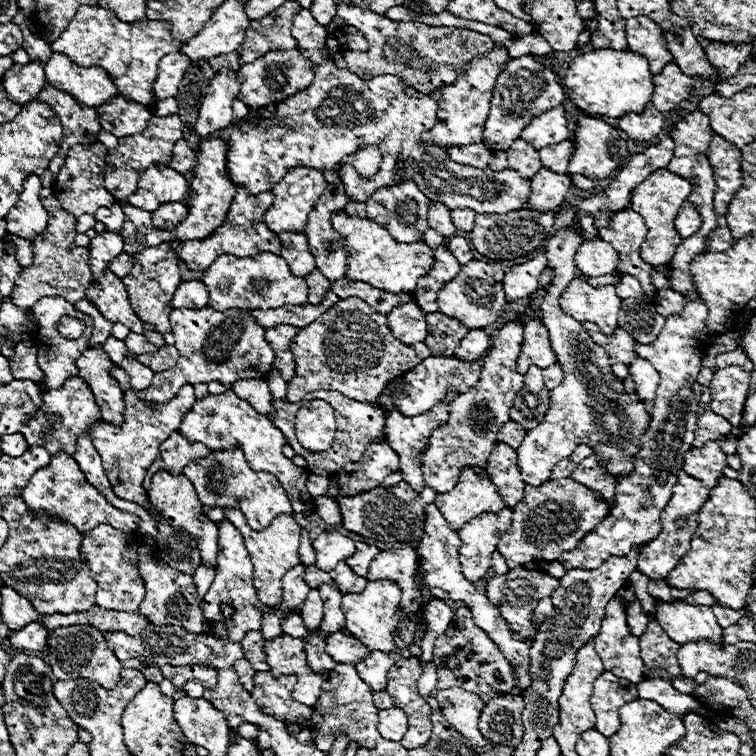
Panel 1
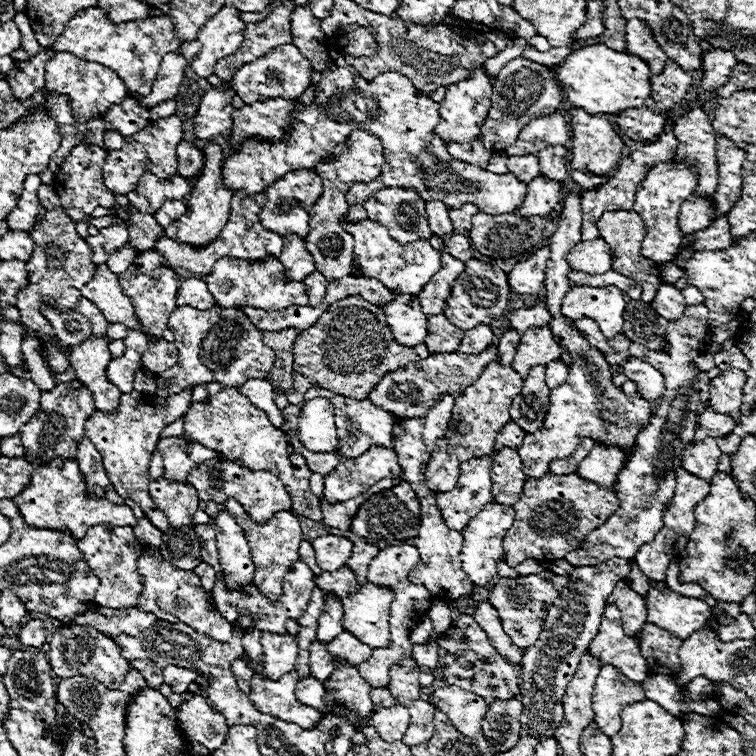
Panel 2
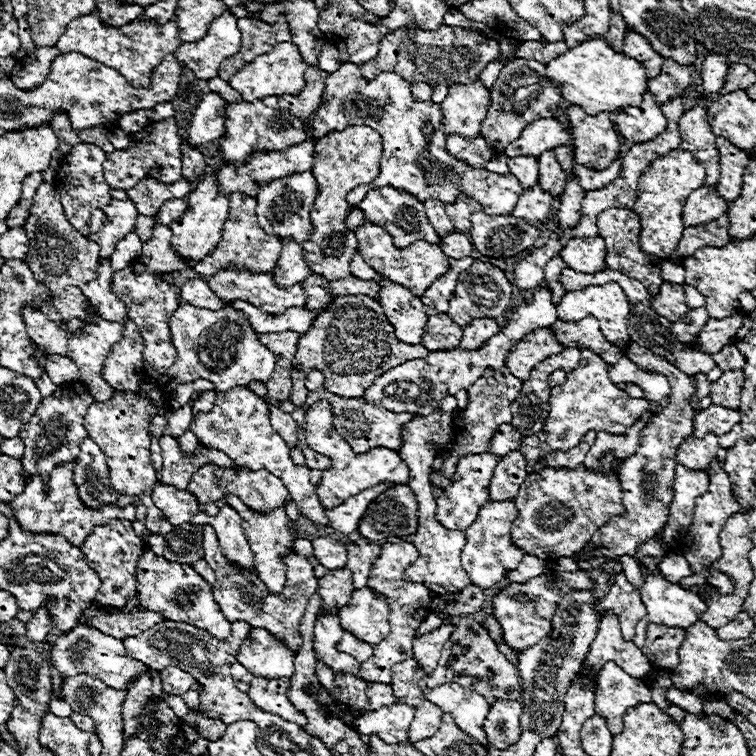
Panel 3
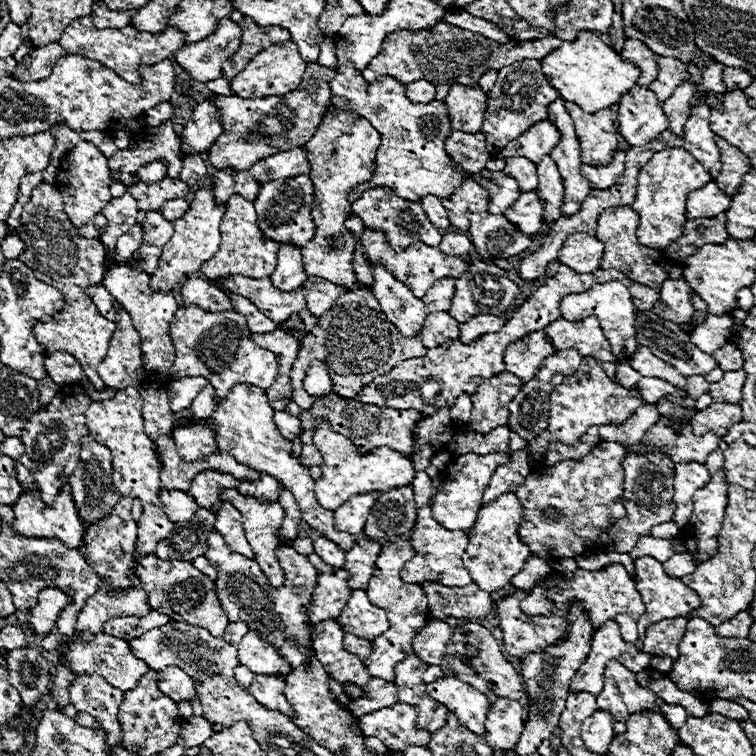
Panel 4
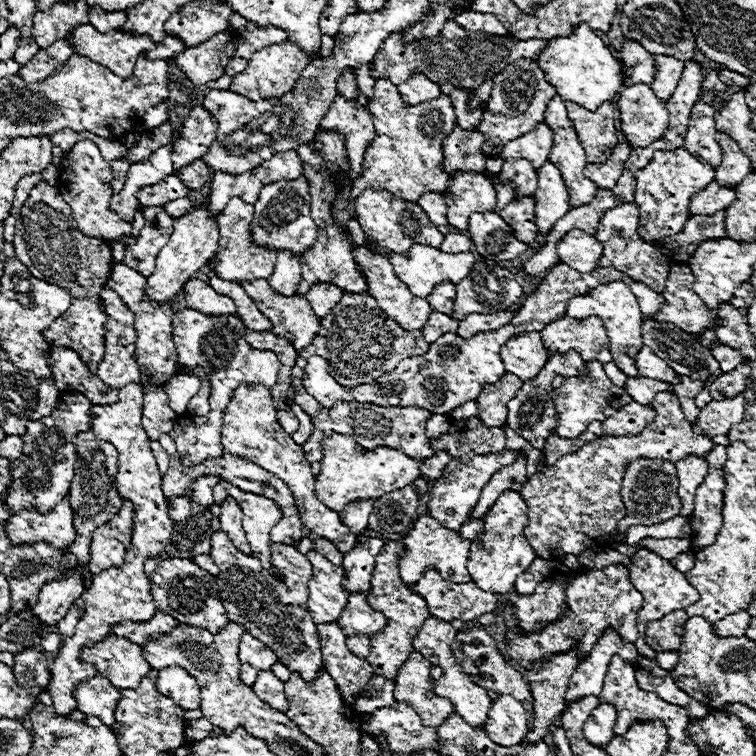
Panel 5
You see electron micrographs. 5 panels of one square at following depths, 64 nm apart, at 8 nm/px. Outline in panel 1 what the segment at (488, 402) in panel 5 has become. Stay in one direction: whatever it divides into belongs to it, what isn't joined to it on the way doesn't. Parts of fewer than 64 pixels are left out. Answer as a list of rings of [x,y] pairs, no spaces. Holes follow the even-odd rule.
[[[516,318],[504,324],[504,328],[498,330],[496,338],[492,338],[490,350],[484,356],[482,374],[476,388],[460,394],[454,402],[448,404],[448,420],[432,432],[428,448],[422,452],[424,482],[434,492],[438,494],[450,492],[456,486],[464,468],[470,466],[476,466],[480,470],[486,468],[488,456],[496,444],[498,430],[506,422],[510,422],[508,412],[512,408],[516,394],[524,386],[524,376],[518,374],[516,366],[520,346],[522,346],[522,320]]]

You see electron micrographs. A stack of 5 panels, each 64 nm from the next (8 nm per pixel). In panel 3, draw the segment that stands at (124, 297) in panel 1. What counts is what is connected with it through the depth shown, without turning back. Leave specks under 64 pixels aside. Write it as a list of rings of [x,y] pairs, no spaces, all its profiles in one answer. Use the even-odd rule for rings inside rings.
[[[100,260],[98,276],[96,280],[84,284],[82,294],[88,298],[88,302],[98,310],[98,314],[108,322],[120,322],[124,324],[128,320],[128,306],[110,290],[112,282],[112,266],[108,260]]]

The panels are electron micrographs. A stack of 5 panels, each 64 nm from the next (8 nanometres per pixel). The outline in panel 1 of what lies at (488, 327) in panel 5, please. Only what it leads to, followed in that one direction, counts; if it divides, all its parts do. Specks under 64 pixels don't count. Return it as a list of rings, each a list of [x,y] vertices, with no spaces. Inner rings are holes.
[[[474,328],[472,332],[468,332],[468,336],[460,342],[460,346],[456,348],[454,356],[464,360],[464,362],[470,362],[470,360],[478,360],[482,358],[490,348],[490,336],[480,330],[480,328]]]

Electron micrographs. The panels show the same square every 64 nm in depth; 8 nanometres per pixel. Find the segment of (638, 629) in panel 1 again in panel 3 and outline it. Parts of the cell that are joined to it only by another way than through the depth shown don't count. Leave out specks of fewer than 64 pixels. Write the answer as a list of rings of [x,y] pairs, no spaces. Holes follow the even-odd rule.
[[[624,572],[620,576],[616,576],[616,580],[610,588],[610,594],[600,602],[600,616],[606,610],[616,612],[616,616],[620,618],[620,624],[622,624],[624,638],[632,640],[636,624],[646,616],[646,606],[640,598],[640,592],[626,580]]]

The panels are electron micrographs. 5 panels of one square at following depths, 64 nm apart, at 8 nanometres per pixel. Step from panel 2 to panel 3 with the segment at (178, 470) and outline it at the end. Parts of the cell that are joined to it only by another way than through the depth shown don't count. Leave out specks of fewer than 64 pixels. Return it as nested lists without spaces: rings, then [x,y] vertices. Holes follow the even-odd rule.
[[[162,436],[160,438],[160,448],[164,456],[164,468],[160,472],[160,482],[172,484],[176,488],[188,488],[188,482],[196,468],[202,464],[220,464],[220,466],[234,466],[234,462],[220,450],[210,450],[210,448],[196,448],[194,454],[186,456],[180,450],[180,444],[172,436]]]

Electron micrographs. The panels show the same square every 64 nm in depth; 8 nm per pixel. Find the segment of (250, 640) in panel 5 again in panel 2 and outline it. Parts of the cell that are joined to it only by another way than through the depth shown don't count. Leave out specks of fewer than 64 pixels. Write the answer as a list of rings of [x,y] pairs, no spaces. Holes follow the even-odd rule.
[[[264,632],[260,642],[262,642],[264,666],[258,666],[258,664],[248,662],[254,672],[264,672],[268,678],[278,680],[280,676],[284,676],[284,674],[288,674],[288,672],[294,670],[294,664],[296,664],[296,658],[298,658],[298,642],[296,642],[296,638],[292,638],[290,634],[268,634],[268,632]]]

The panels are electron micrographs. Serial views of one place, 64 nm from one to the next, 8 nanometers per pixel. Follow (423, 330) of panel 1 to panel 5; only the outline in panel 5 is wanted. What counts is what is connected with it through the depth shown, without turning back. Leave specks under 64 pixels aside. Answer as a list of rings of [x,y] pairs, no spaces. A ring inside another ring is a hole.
[[[352,242],[352,250],[354,250],[352,256],[356,256],[356,264],[364,270],[364,274],[366,274],[366,278],[368,278],[368,292],[372,292],[372,296],[376,298],[376,302],[380,304],[380,308],[382,308],[390,318],[394,318],[404,330],[408,330],[408,332],[420,330],[420,328],[426,324],[428,316],[430,316],[430,304],[428,304],[426,300],[422,300],[422,298],[416,298],[416,296],[408,290],[408,286],[402,284],[402,282],[396,278],[396,274],[394,274],[394,270],[392,270],[392,264],[388,262],[388,258],[376,256],[376,254],[372,254],[366,246],[356,246],[354,242]]]

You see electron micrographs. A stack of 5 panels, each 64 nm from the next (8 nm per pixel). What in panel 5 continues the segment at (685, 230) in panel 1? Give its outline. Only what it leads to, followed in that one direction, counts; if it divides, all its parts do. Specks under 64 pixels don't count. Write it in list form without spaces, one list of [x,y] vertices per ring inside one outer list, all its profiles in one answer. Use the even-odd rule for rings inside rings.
[[[716,182],[708,184],[702,192],[696,192],[692,194],[692,200],[690,200],[690,206],[688,210],[692,214],[704,214],[704,216],[710,216],[714,212],[720,212],[720,210],[726,210],[732,200],[736,200],[736,192],[734,190],[728,190],[728,188],[720,188]]]

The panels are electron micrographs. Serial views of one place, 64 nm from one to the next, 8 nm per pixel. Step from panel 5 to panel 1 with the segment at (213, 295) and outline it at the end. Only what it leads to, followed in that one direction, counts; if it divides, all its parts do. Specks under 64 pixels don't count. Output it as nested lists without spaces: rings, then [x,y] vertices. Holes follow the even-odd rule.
[[[180,282],[172,296],[172,308],[206,308],[208,298],[208,290],[202,282]]]

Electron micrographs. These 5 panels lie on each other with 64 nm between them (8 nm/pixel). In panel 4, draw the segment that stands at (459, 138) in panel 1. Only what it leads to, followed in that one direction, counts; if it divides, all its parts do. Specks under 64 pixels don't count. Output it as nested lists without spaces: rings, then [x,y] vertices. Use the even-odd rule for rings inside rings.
[[[462,84],[450,86],[450,92],[444,98],[450,116],[450,128],[466,134],[480,132],[480,126],[484,122],[486,102],[488,94],[480,86],[470,86],[470,88],[464,88]]]

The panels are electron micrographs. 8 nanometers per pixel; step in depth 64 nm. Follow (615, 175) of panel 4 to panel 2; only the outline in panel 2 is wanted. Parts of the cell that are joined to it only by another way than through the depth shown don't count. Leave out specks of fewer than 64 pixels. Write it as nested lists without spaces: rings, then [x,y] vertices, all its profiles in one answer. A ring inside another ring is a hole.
[[[570,170],[570,176],[572,176],[572,180],[574,180],[580,188],[584,188],[584,190],[594,190],[594,188],[602,186],[604,180],[606,180],[606,178],[602,178],[602,176],[592,176],[590,172],[576,172],[576,170]]]

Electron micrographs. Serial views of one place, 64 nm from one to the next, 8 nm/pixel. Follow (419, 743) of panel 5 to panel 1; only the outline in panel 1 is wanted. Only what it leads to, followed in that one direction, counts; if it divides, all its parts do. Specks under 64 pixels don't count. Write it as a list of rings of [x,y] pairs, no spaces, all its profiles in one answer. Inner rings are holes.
[[[400,708],[378,712],[378,732],[384,740],[400,742],[406,734],[406,726],[408,726],[408,718]]]

